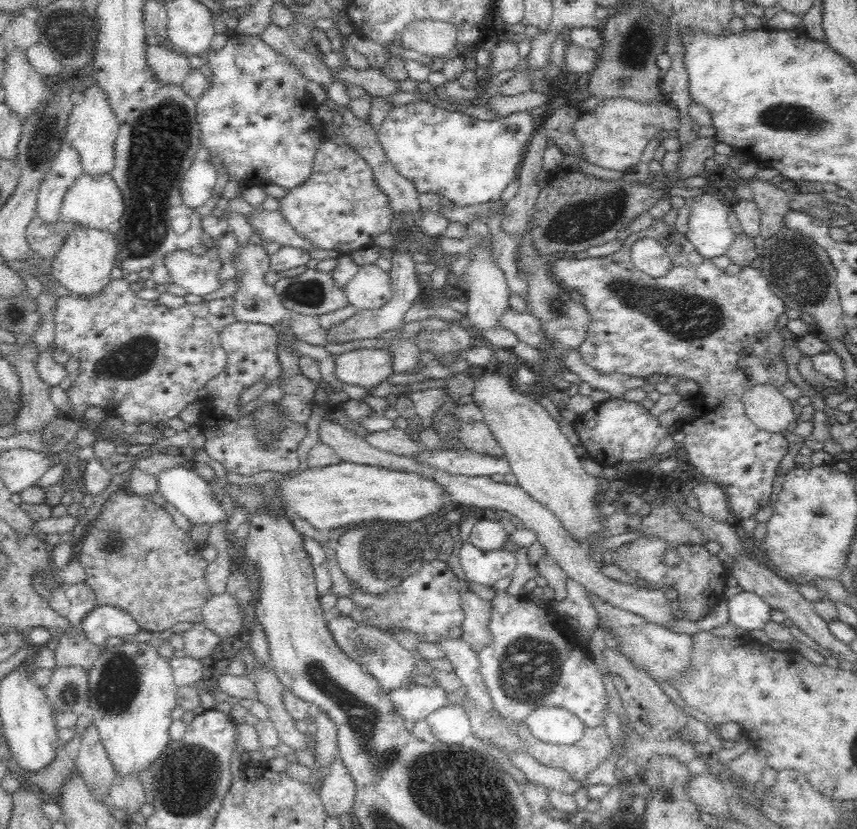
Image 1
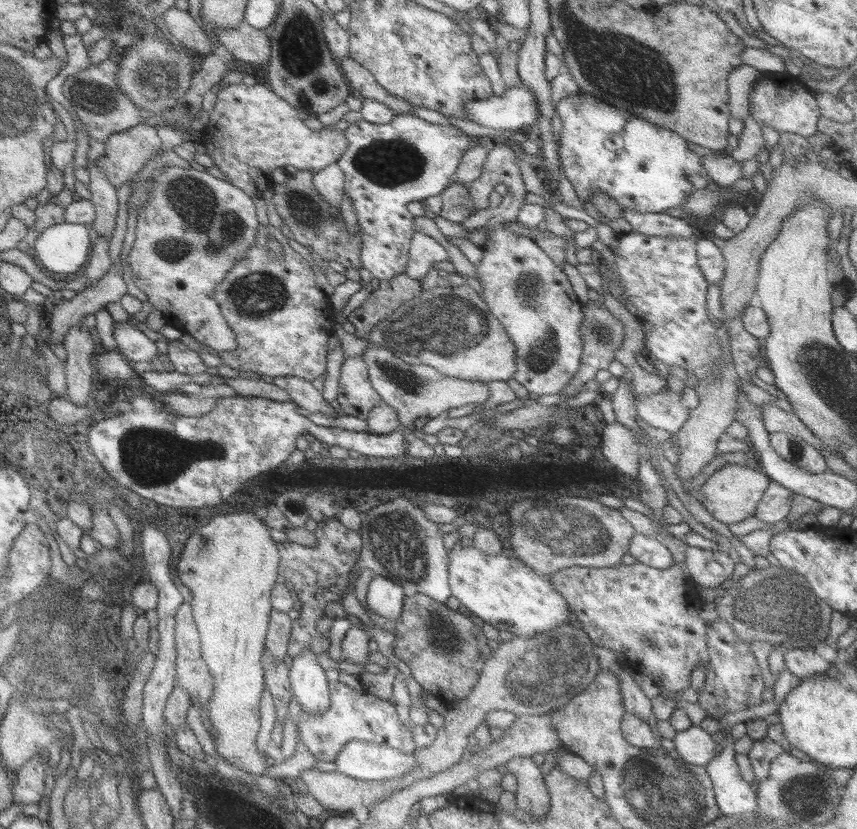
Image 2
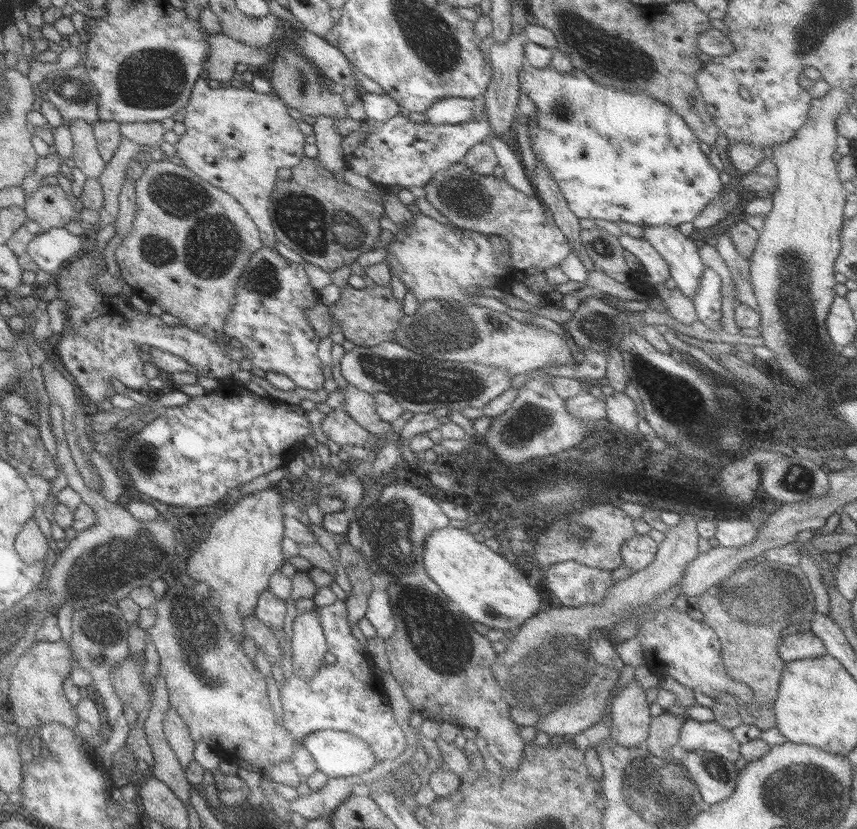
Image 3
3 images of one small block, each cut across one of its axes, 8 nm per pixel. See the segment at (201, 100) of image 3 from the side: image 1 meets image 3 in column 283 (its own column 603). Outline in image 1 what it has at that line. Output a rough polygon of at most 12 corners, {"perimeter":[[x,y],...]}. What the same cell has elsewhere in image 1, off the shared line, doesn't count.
{"perimeter":[[625,98],[582,114],[574,135],[600,168],[636,167],[678,110]]}

